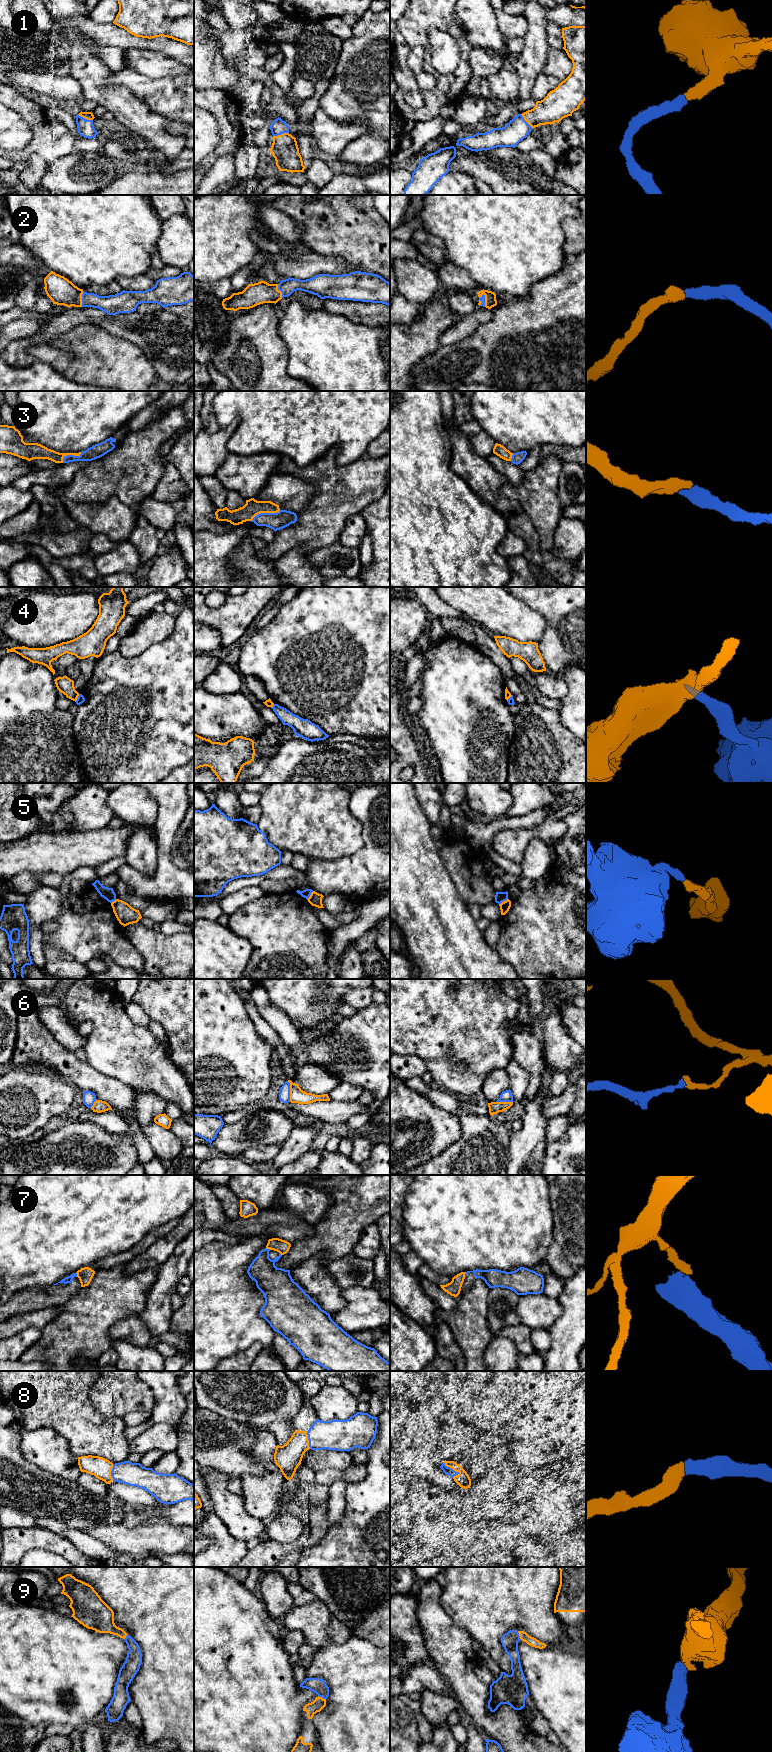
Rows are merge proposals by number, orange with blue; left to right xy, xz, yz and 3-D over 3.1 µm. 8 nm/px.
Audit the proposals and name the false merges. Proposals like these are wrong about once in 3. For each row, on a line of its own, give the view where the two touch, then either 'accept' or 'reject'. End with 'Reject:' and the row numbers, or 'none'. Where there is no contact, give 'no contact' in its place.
1: meets orange in xz; accept
2: meets orange in xy; accept
3: meets orange in xz; accept
4: meets orange in xy; reject
5: meets orange in yz; reject
6: meets orange in xz; reject
7: meets orange in yz; reject
8: meets orange in yz; accept
9: meets orange in yz; accept
Reject: 4, 5, 6, 7

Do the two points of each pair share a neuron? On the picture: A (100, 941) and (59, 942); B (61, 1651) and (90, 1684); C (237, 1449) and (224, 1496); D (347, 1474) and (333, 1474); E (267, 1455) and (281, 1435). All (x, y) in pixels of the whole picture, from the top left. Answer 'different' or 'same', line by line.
A: same
B: same
C: different
D: same
E: different

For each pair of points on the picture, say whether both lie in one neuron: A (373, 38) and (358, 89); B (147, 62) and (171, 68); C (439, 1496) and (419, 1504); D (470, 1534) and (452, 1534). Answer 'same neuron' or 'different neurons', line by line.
A: same neuron
B: same neuron
C: same neuron
D: same neuron

